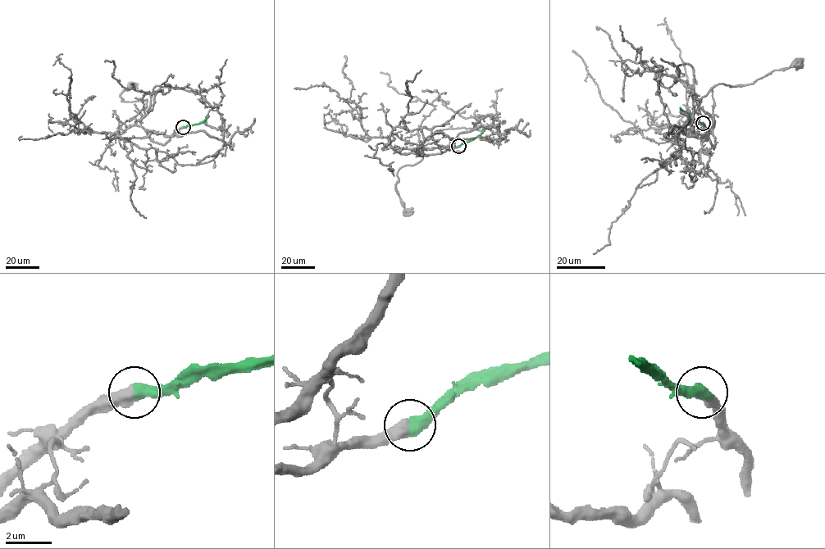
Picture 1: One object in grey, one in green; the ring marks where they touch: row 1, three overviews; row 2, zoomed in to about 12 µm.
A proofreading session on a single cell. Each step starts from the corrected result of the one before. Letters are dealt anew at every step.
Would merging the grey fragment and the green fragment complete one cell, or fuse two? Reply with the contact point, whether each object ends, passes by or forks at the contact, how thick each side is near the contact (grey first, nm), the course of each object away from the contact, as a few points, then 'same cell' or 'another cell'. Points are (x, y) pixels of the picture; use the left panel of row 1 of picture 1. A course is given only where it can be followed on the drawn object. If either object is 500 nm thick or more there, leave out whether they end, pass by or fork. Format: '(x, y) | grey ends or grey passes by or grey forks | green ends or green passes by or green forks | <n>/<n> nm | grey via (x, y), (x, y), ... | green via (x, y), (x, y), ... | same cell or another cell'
(183, 127) | 550/550 nm | grey via (183, 127), (173, 136), (115, 137), (146, 106), (147, 99), (121, 101), (131, 85) | green via (183, 127), (200, 124), (208, 115) | same cell

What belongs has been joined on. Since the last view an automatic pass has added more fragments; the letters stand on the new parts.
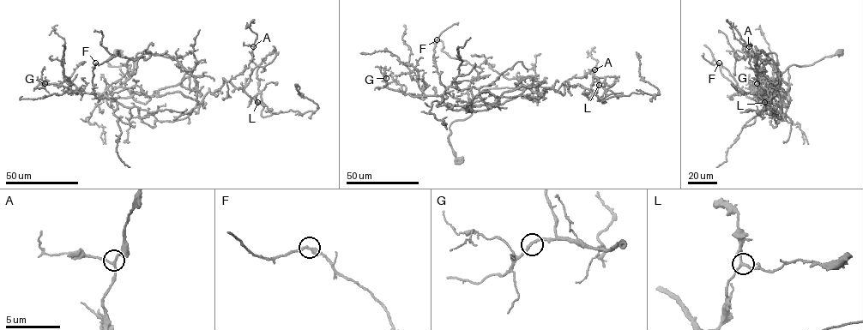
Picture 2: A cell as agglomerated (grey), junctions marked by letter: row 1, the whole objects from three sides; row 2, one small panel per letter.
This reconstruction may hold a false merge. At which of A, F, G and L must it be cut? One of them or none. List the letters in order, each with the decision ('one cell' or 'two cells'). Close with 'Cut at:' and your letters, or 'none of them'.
A: one cell
F: one cell
G: one cell
L: one cell
Cut at: none of them

